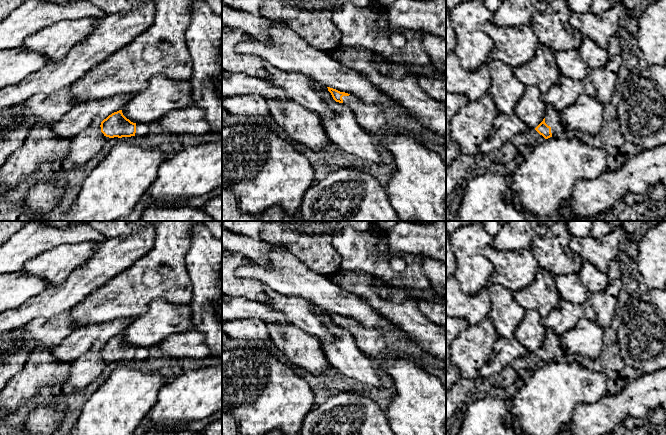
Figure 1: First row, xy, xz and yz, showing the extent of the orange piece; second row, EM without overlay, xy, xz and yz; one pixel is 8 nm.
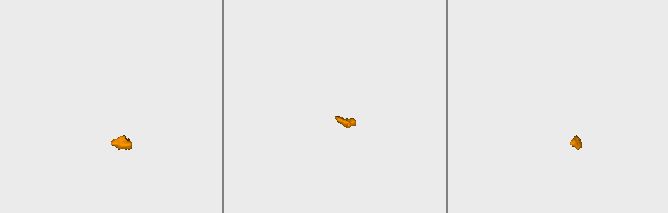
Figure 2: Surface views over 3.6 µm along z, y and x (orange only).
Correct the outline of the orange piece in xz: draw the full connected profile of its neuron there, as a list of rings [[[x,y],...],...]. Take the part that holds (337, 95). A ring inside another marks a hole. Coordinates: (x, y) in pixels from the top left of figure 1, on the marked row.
[[[327,87],[336,102],[349,107],[356,118],[357,123],[368,132],[379,132],[387,128],[384,111],[379,107],[365,105],[360,99],[336,89]]]

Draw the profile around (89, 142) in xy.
[[[98,118],[86,129],[69,139],[70,144],[66,159],[73,167],[84,164],[104,147],[106,139],[100,127],[103,120]]]

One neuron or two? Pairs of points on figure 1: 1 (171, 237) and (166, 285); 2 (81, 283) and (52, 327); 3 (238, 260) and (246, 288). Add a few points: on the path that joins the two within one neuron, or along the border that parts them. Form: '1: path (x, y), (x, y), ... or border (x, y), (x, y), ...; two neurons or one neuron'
1: path (171, 249), (171, 265), (173, 269), (169, 273); one neuron
2: border (68, 310), (51, 317), (38, 317); two neurons
3: path (232, 267), (232, 275), (239, 282); one neuron

